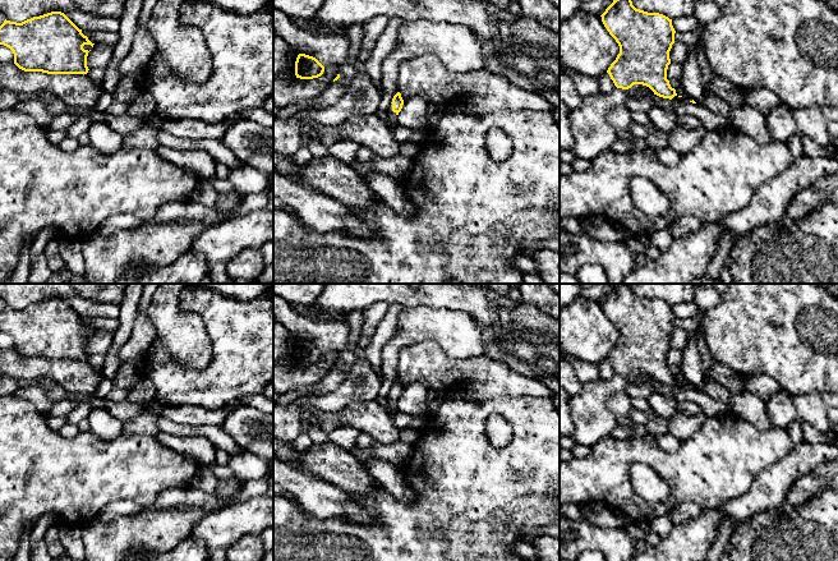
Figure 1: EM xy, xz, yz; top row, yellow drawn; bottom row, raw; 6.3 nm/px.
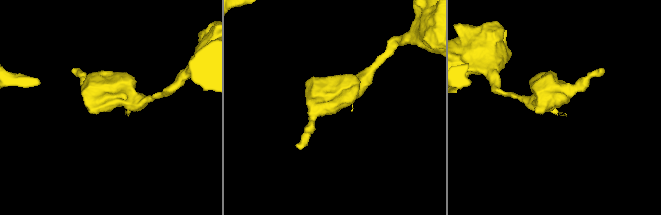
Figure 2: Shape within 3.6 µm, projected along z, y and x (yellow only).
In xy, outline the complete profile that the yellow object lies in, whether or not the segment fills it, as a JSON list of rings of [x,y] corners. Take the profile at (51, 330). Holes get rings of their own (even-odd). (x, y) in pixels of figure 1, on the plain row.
[[[51,298],[33,303],[22,309],[4,307],[0,312],[0,331],[9,334],[14,340],[14,350],[24,358],[42,358],[47,360],[87,360],[88,336],[84,331],[92,330],[64,299]]]

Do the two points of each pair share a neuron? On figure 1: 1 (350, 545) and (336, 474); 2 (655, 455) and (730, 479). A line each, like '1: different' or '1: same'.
1: different
2: same

